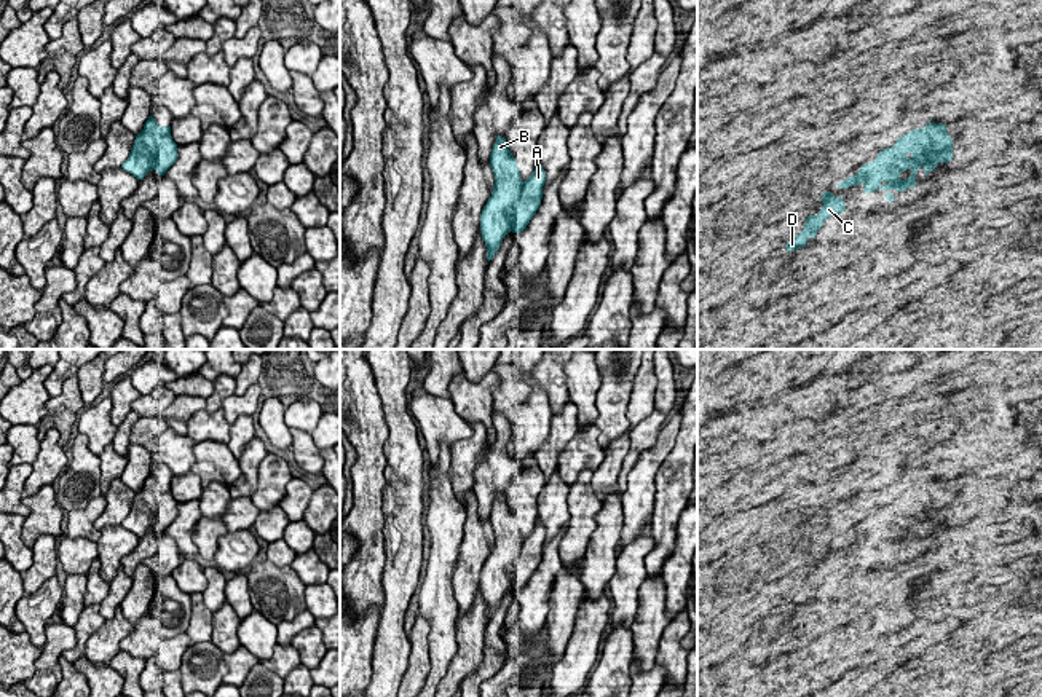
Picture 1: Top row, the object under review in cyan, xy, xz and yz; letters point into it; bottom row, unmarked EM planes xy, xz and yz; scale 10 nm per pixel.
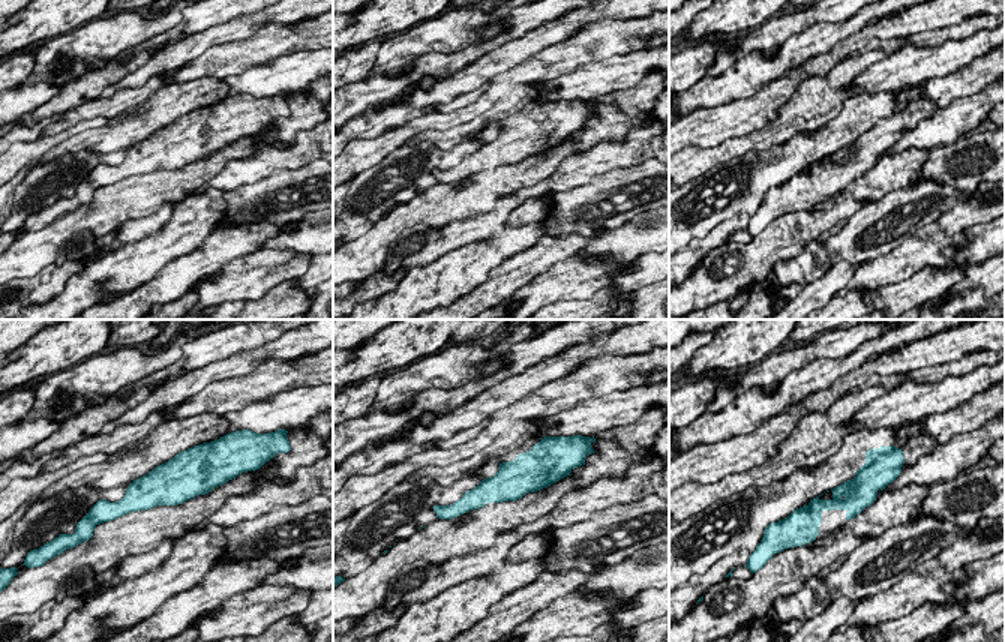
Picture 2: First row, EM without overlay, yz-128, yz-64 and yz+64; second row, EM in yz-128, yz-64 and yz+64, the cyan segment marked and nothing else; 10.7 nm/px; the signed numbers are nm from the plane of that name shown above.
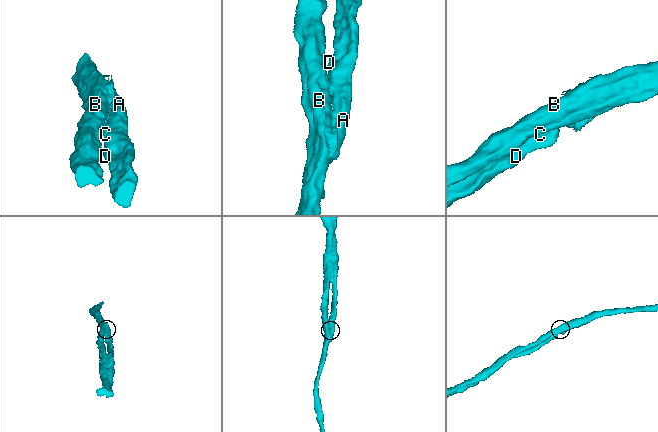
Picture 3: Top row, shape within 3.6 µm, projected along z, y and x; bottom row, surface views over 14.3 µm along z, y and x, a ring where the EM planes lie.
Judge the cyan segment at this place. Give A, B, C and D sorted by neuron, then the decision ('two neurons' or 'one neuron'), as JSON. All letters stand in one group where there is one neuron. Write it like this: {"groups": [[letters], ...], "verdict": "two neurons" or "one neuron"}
{"groups": [["A", "C", "D"], ["B"]], "verdict": "two neurons"}

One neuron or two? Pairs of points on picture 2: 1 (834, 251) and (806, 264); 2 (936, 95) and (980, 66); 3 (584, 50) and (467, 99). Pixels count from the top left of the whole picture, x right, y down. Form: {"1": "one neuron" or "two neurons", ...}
{"1": "one neuron", "2": "one neuron", "3": "two neurons"}

